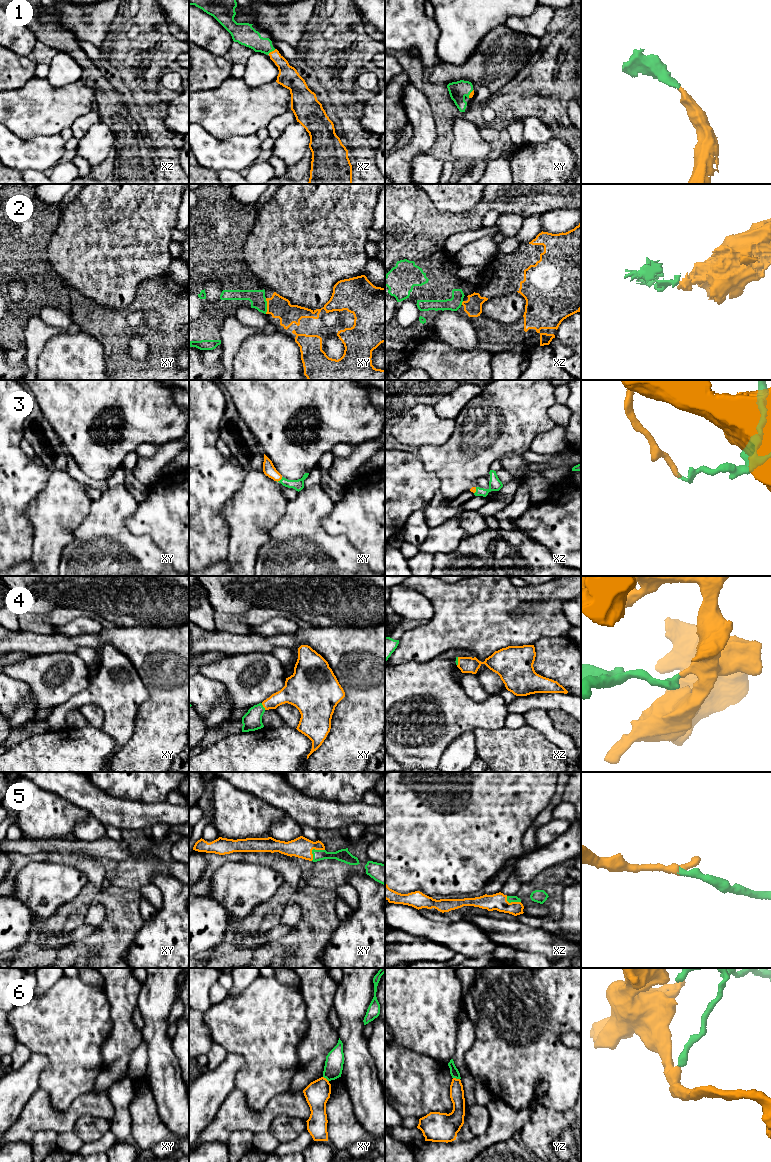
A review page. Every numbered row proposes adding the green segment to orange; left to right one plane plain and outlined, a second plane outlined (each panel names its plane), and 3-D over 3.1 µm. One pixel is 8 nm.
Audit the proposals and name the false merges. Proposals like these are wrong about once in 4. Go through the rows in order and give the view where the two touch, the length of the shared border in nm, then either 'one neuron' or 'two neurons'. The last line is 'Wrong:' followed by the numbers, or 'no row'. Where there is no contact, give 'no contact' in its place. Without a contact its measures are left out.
1: meets orange in xz; contact 70 nm long; one neuron
2: meets orange in xy; contact 130 nm long; two neurons
3: meets orange in xy; contact 70 nm long; one neuron
4: meets orange in xy; contact 70 nm long; one neuron
5: meets orange in xy; contact 140 nm long; one neuron
6: meets orange in yz; contact 60 nm long; two neurons
Wrong: 2, 6

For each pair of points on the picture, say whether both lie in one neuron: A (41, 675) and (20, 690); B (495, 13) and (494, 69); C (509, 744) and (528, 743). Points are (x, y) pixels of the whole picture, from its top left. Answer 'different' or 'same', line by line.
A: different
B: different
C: same

